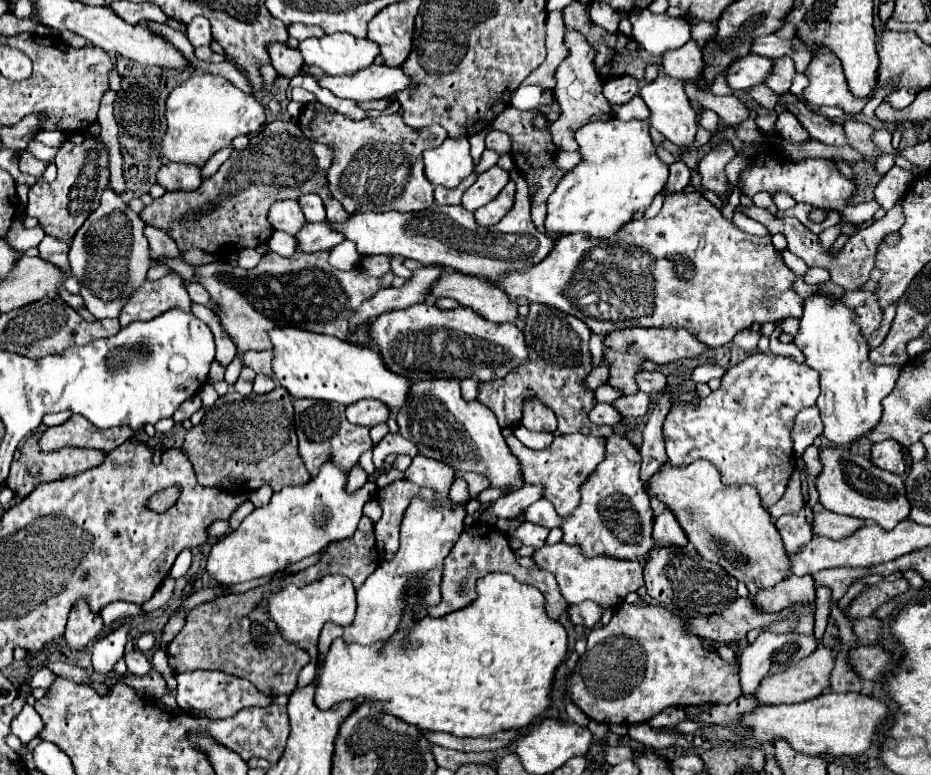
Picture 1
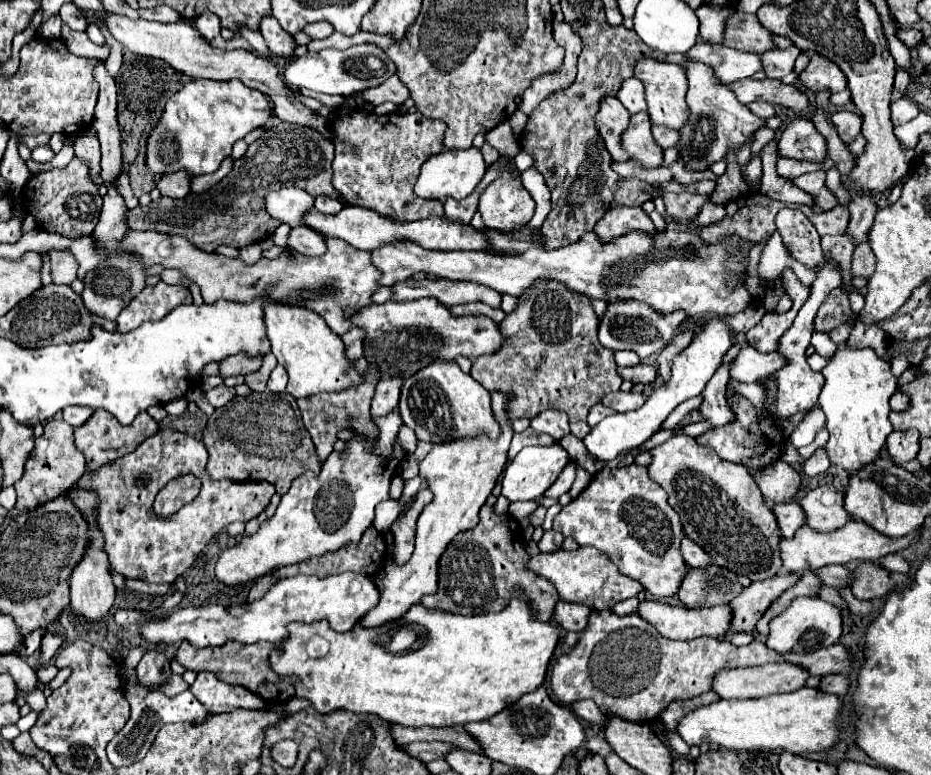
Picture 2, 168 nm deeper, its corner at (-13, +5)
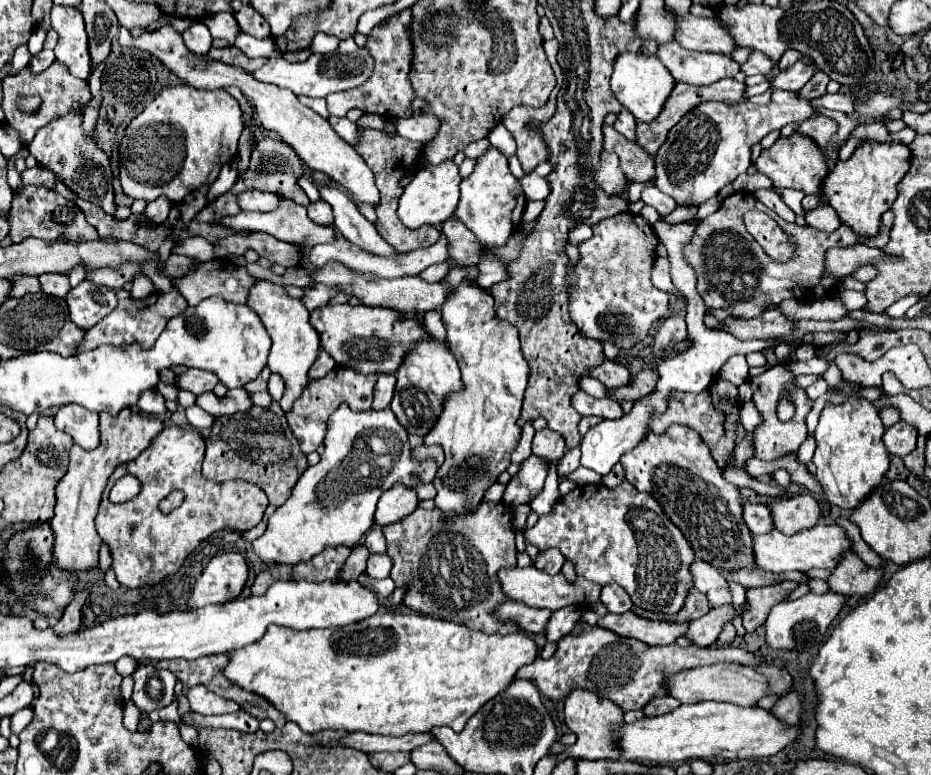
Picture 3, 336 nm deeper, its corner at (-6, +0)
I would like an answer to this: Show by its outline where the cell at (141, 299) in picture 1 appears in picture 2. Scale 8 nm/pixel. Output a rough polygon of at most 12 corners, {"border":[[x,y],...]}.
{"border":[[147,285],[117,317],[119,333],[157,321],[183,303],[189,289]]}

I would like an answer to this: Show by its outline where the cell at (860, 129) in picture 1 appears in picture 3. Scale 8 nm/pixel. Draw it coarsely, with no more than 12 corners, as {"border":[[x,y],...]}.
{"border":[[826,116],[804,120],[796,132],[824,148],[836,132]]}

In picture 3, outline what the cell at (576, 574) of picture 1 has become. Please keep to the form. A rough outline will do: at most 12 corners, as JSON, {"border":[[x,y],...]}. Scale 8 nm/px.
{"border":[[534,566],[498,570],[502,592],[534,608],[598,602],[600,584]]}

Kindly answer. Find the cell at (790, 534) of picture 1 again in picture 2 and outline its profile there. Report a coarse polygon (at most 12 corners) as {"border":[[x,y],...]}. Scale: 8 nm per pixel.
{"border":[[795,501],[773,505],[783,537],[805,525]]}

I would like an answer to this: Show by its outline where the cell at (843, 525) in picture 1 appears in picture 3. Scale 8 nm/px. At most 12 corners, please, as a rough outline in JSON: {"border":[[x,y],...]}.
{"border":[[810,494],[766,506],[774,528],[796,534],[812,528],[822,504]]}

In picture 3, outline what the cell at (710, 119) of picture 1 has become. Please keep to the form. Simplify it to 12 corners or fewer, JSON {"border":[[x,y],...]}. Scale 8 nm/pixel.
{"border":[[694,206],[676,208],[668,222],[686,222],[696,214]]}

